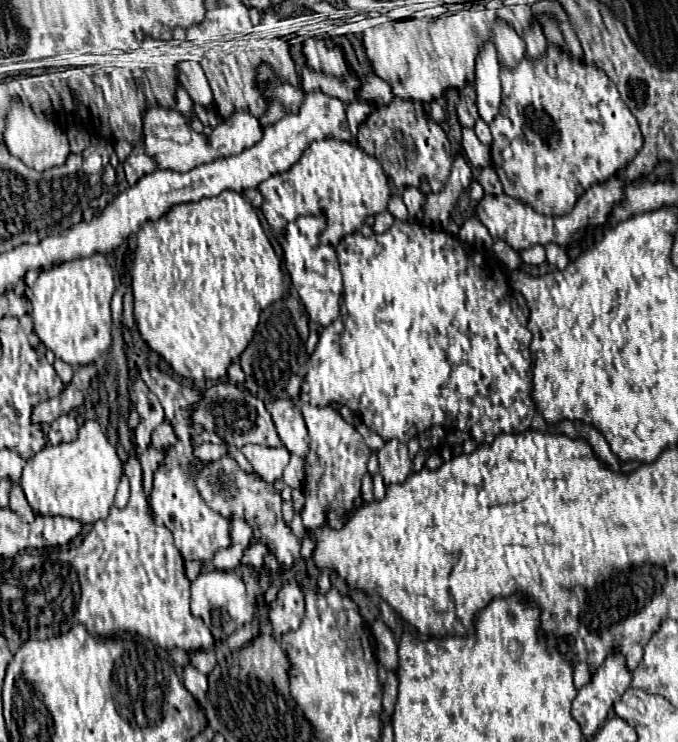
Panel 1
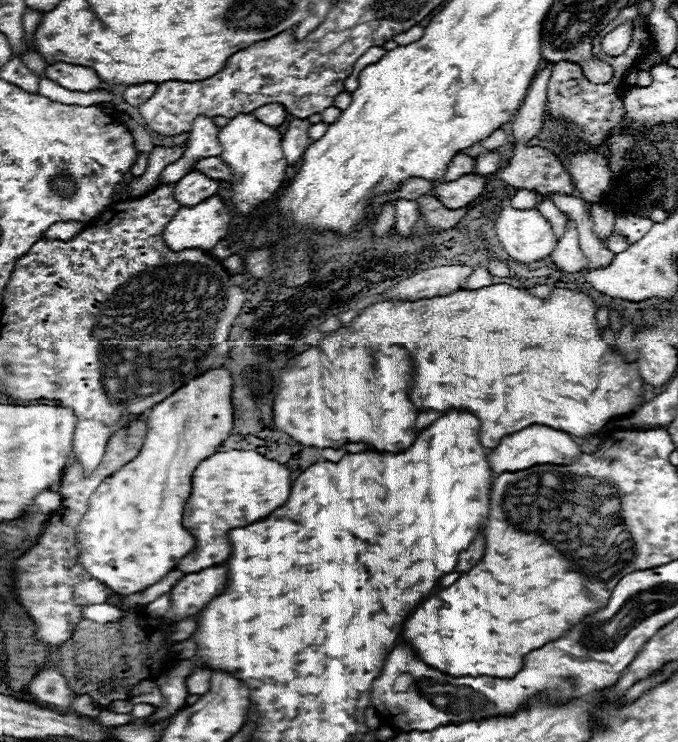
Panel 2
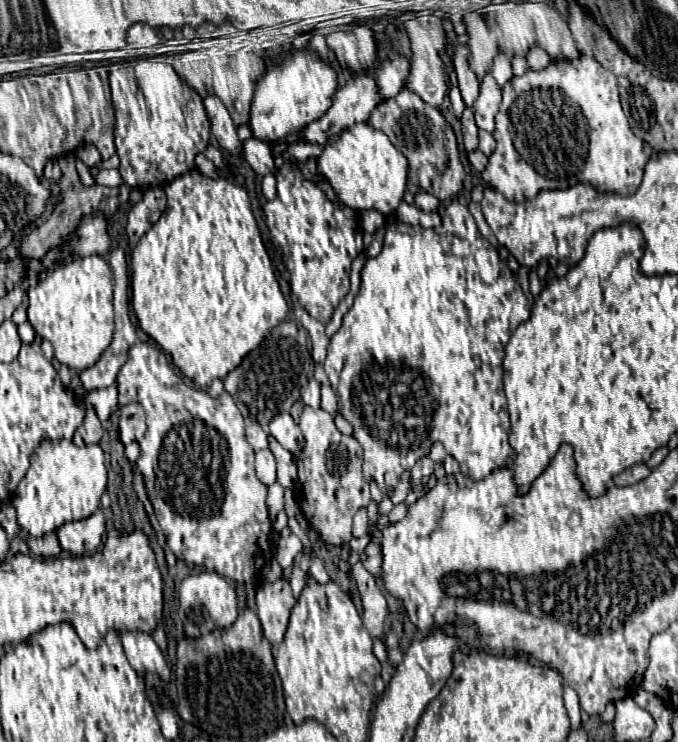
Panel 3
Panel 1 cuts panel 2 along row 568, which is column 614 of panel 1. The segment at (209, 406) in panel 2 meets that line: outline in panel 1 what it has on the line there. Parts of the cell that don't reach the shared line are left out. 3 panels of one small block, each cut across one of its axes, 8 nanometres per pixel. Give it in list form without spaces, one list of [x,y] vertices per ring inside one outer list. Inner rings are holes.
[[[550,46],[546,50],[546,54],[542,54],[540,58],[536,58],[536,60],[524,58],[514,68],[502,66],[502,76],[504,78],[518,76],[518,80],[522,76],[530,76],[530,82],[534,80],[532,76],[536,76],[536,84],[538,84],[536,106],[542,106],[544,116],[550,118],[558,130],[556,140],[552,140],[552,142],[546,142],[542,136],[526,136],[524,134],[524,124],[526,124],[524,110],[528,108],[528,100],[522,100],[520,96],[510,96],[510,94],[508,96],[504,94],[500,112],[490,124],[492,138],[494,138],[492,166],[504,186],[504,192],[508,196],[514,196],[516,200],[532,206],[540,214],[546,214],[546,216],[568,214],[574,208],[576,200],[584,194],[584,190],[588,190],[596,182],[604,182],[604,180],[612,178],[642,148],[642,134],[640,134],[638,122],[636,122],[634,114],[628,110],[628,106],[624,106],[614,82],[602,70],[586,64],[584,60],[574,60],[562,48]]]

